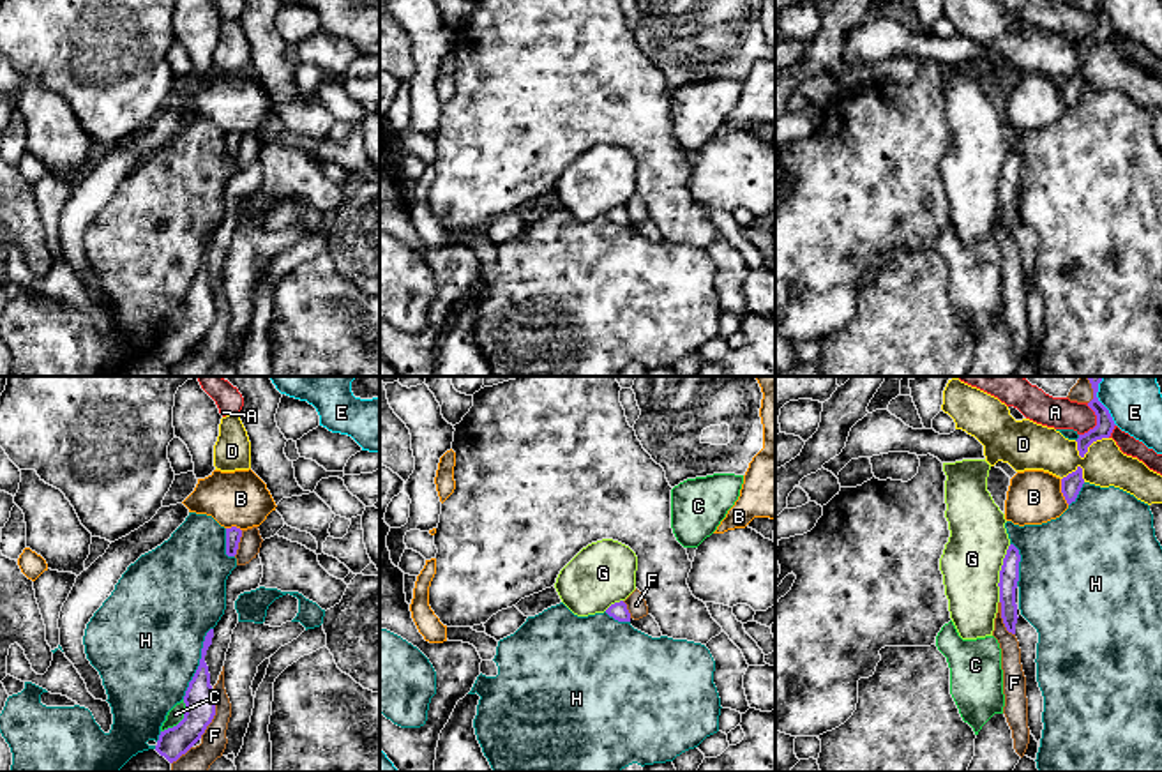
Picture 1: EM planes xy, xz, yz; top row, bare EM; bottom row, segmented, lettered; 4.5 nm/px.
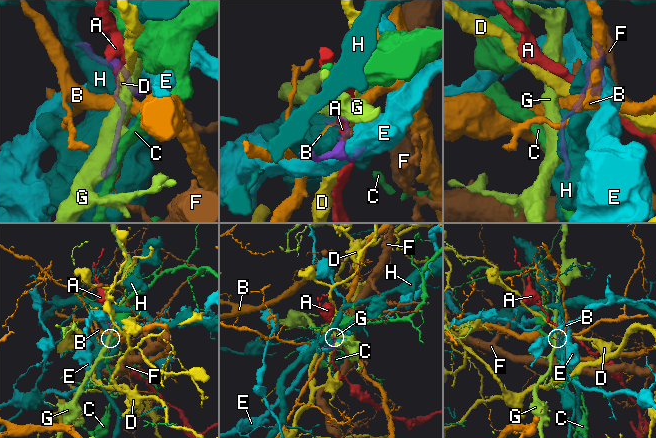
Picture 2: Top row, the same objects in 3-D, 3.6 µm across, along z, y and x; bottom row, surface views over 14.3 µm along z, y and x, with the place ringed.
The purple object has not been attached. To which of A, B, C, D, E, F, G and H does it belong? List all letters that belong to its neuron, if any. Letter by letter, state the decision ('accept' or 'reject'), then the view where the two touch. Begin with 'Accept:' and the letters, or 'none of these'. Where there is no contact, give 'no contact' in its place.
Accept: F
A: reject; contact in yz
B: reject; contact in yz
C: reject; contact in xy
D: reject; contact in yz
E: reject; contact in yz
F: accept; contact in xy
G: reject; contact in yz
H: reject; contact in xy

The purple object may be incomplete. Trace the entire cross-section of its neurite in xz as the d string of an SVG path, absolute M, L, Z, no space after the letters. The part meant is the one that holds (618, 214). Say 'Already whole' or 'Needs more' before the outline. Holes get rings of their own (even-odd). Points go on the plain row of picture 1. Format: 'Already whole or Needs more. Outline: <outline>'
Needs more. Outline: M636 193L625 205L611 208L606 217L618 226L639 224L648 219L643 198Z

